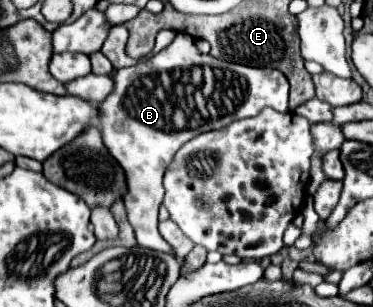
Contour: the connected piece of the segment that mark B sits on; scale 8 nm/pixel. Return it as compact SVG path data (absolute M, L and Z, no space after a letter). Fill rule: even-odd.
M178 33L176 39L152 55L150 61L116 69L110 77L114 89L98 105L98 121L106 149L126 173L128 191L124 195L124 207L128 221L134 227L140 247L172 253L172 247L158 233L158 207L164 197L162 175L174 153L196 135L222 129L244 117L254 117L264 107L286 113L288 79L278 69L248 67L204 55L186 33ZM198 67L210 67L216 73L212 97L206 97L202 91L204 77L192 77L192 71ZM216 91L220 97L216 97Z

